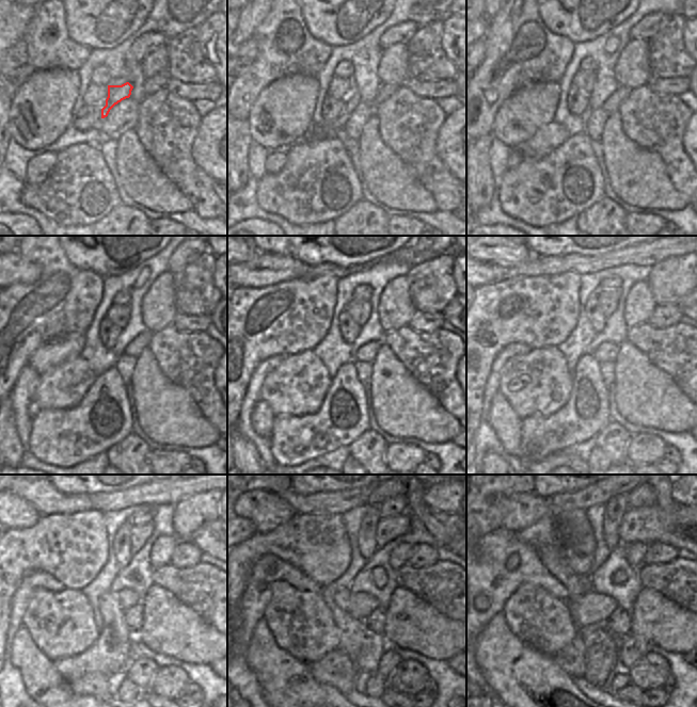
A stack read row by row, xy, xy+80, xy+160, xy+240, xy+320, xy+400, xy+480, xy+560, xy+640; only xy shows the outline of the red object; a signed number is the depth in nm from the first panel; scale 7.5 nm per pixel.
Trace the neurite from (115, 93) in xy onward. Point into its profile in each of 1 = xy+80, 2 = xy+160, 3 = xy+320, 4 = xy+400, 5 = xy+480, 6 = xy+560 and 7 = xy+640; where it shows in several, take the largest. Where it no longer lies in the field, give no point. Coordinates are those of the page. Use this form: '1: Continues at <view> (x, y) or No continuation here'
1: Continues at xy+80 (349, 103)
2: Continues at xy+160 (550, 137)
3: Continues at xy+320 (297, 387)
4: Continues at xy+400 (539, 383)
5: Continues at xy+480 (61, 624)
6: Continues at xy+560 (302, 624)
7: Continues at xy+640 (540, 620).

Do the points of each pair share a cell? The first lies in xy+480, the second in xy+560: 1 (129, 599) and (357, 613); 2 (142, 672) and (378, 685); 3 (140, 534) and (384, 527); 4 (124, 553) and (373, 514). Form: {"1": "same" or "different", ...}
{"1": "same", "2": "different", "3": "same", "4": "same"}

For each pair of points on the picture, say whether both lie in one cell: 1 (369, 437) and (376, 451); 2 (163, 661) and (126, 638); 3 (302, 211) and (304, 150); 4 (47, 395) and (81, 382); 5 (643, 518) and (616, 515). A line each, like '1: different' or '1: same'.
1: same
2: different
3: same
4: same
5: different

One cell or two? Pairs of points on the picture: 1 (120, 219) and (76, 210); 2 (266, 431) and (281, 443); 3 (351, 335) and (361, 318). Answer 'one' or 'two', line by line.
1: two
2: two
3: two

